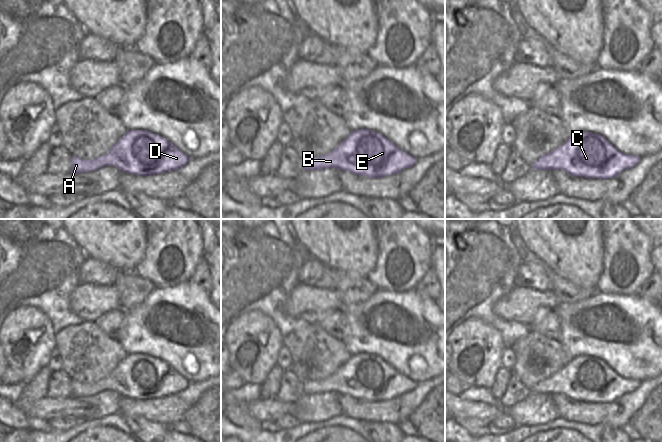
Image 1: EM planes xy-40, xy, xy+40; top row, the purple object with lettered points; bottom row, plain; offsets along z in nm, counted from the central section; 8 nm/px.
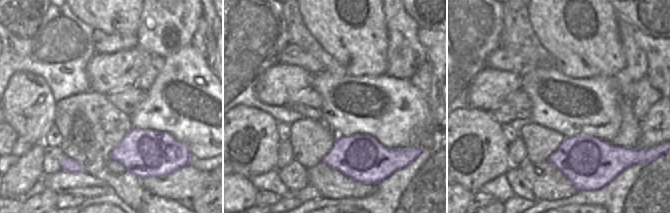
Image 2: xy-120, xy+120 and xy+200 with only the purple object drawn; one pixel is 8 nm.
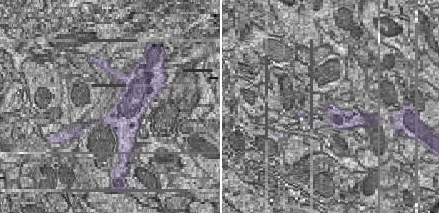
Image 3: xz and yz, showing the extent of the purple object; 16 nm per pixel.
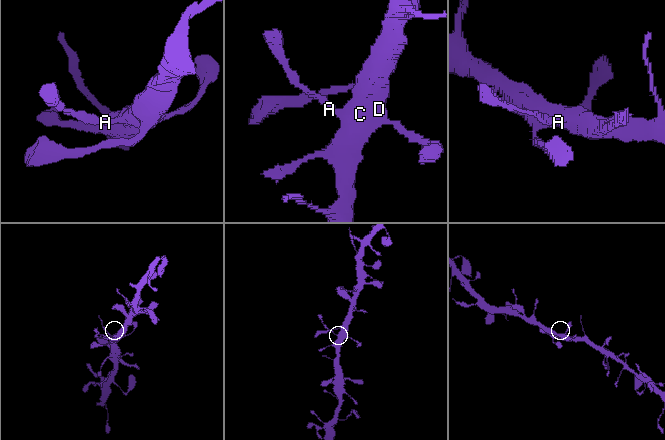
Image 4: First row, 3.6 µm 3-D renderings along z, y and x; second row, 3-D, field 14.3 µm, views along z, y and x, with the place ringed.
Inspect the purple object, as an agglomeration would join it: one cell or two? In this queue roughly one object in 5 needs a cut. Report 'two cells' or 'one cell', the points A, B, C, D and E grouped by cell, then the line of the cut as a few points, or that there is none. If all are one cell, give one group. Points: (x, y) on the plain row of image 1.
one cell | A B C D E | no cut

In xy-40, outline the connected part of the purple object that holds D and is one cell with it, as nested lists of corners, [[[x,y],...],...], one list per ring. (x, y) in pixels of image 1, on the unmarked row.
[[[127,354],[104,379],[92,384],[71,380],[73,398],[114,390],[121,396],[152,400],[185,390],[191,382],[166,362],[146,354]]]

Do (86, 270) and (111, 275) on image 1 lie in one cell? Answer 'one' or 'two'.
one

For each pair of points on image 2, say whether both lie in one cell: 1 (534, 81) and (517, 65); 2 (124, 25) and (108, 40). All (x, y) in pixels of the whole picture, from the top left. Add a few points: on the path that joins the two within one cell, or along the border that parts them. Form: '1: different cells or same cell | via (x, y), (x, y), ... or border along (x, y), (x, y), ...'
1: different cells | border along (531, 68), (521, 76)
2: different cells | border along (93, 29), (99, 29), (106, 33), (136, 34)

